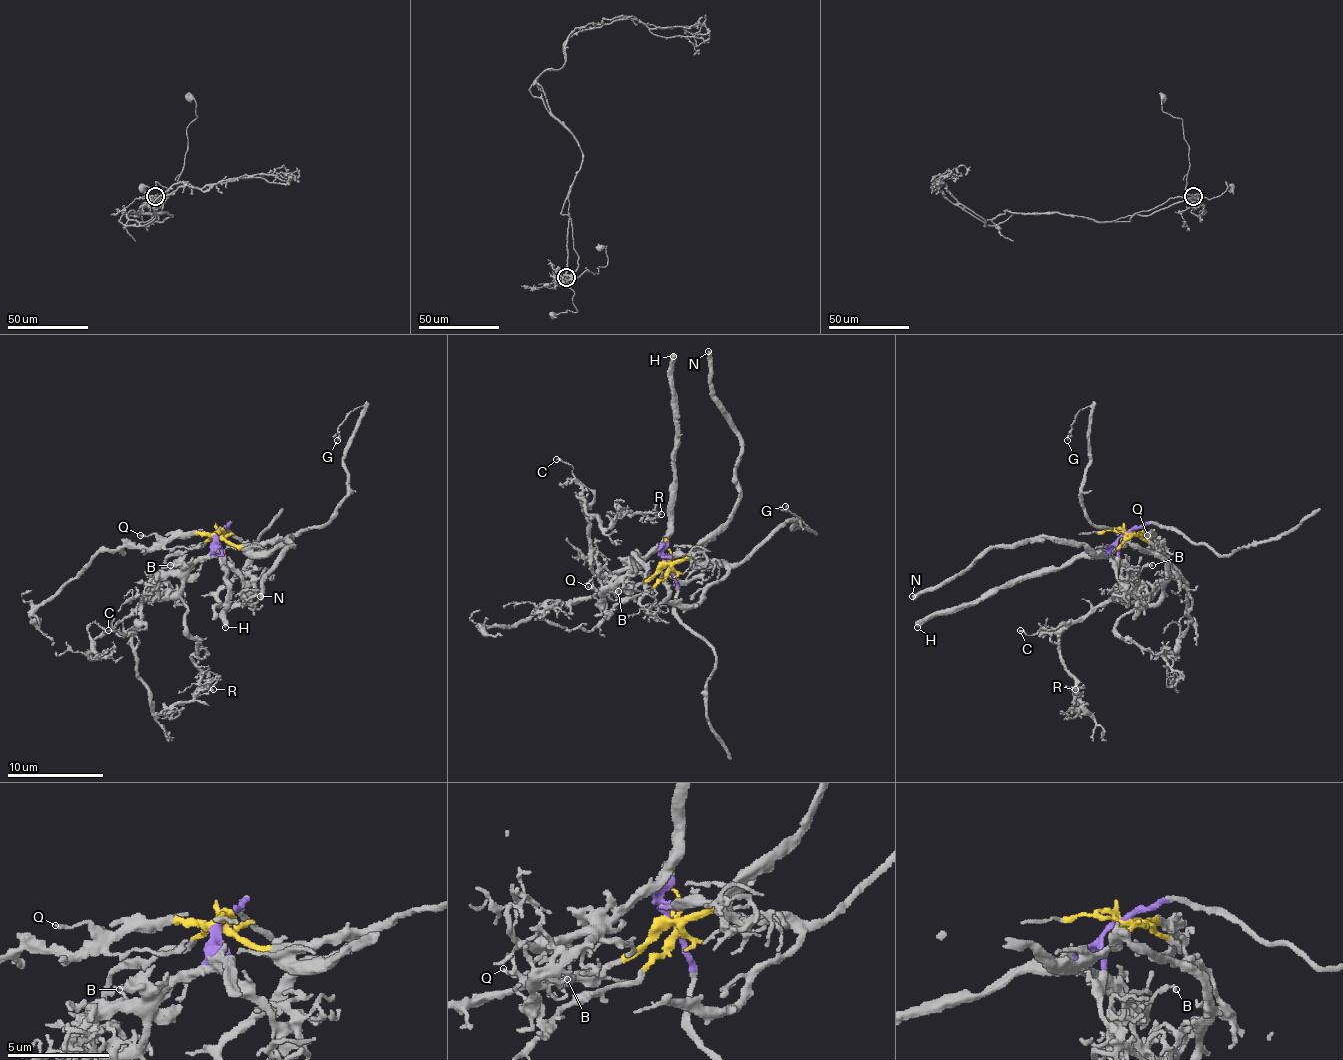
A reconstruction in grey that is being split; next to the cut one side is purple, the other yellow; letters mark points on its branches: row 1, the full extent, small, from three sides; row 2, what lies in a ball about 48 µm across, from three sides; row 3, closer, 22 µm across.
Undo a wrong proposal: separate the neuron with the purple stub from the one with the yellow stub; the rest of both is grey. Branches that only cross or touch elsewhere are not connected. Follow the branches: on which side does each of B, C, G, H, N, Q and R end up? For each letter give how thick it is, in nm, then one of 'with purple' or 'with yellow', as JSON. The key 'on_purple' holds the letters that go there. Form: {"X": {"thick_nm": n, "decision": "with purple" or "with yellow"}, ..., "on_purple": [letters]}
{"B": {"thick_nm": 170, "decision": "with purple"}, "C": {"thick_nm": 140, "decision": "with purple"}, "G": {"thick_nm": 80, "decision": "with yellow"}, "H": {"thick_nm": 440, "decision": "with purple"}, "N": {"thick_nm": 320, "decision": "with yellow"}, "Q": {"thick_nm": 160, "decision": "with yellow"}, "R": {"thick_nm": 120, "decision": "with purple"}, "on_purple": ["B", "C", "H", "R"]}

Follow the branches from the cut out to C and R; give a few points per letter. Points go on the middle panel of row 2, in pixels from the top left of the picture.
C: (666, 565), (657, 550), (625, 577), (613, 577), (601, 565), (589, 538), (582, 485), (570, 466), (556, 459)
R: (666, 565), (657, 550), (625, 577), (613, 577), (599, 562), (580, 500), (604, 529), (621, 514), (662, 514)

